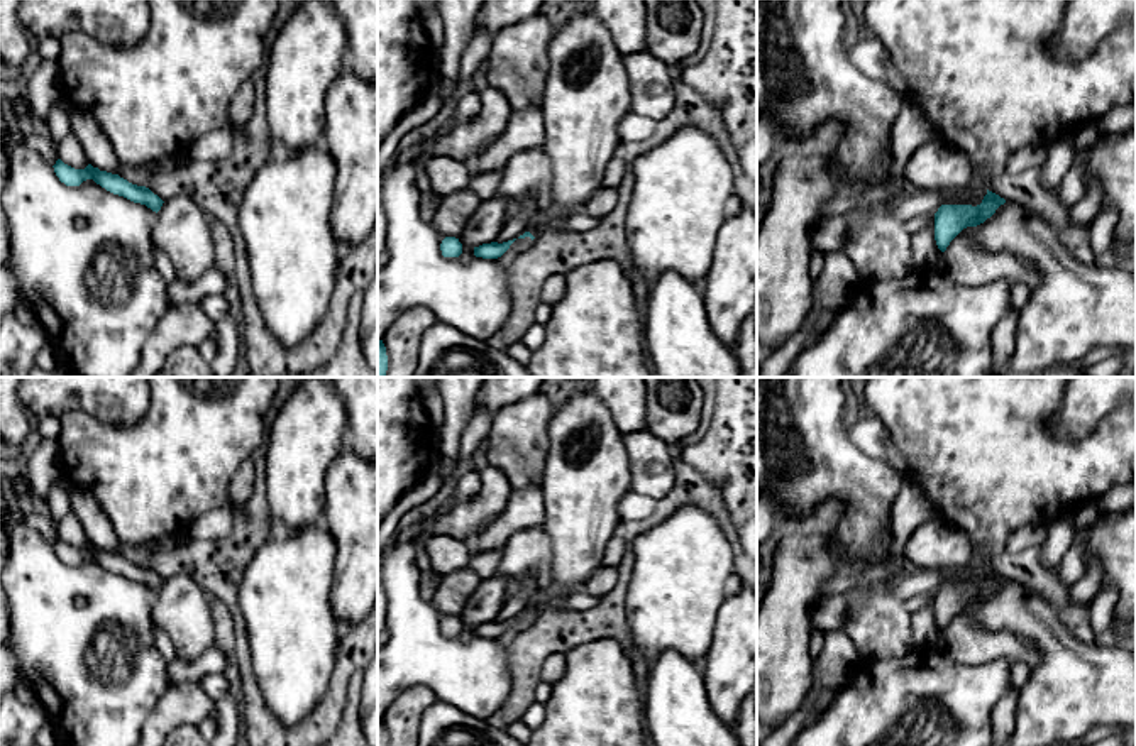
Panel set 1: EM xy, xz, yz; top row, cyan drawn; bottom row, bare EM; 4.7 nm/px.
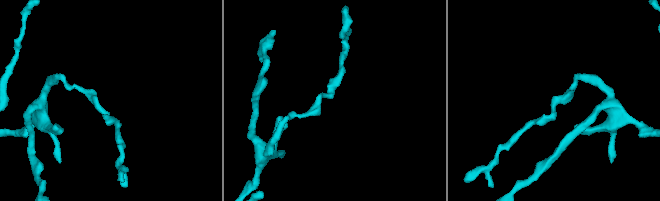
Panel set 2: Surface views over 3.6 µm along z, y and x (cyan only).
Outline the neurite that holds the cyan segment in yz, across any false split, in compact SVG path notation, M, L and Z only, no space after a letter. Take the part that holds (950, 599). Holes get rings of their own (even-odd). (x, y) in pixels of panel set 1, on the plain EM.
M987 568L982 582L972 584L941 584L935 592L935 619L941 631L967 606L977 606L990 597L1006 579Z

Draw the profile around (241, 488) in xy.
M249 458L242 462L229 489L229 504L235 507L239 513L244 502L252 496L254 482L256 482L256 469L252 458Z

